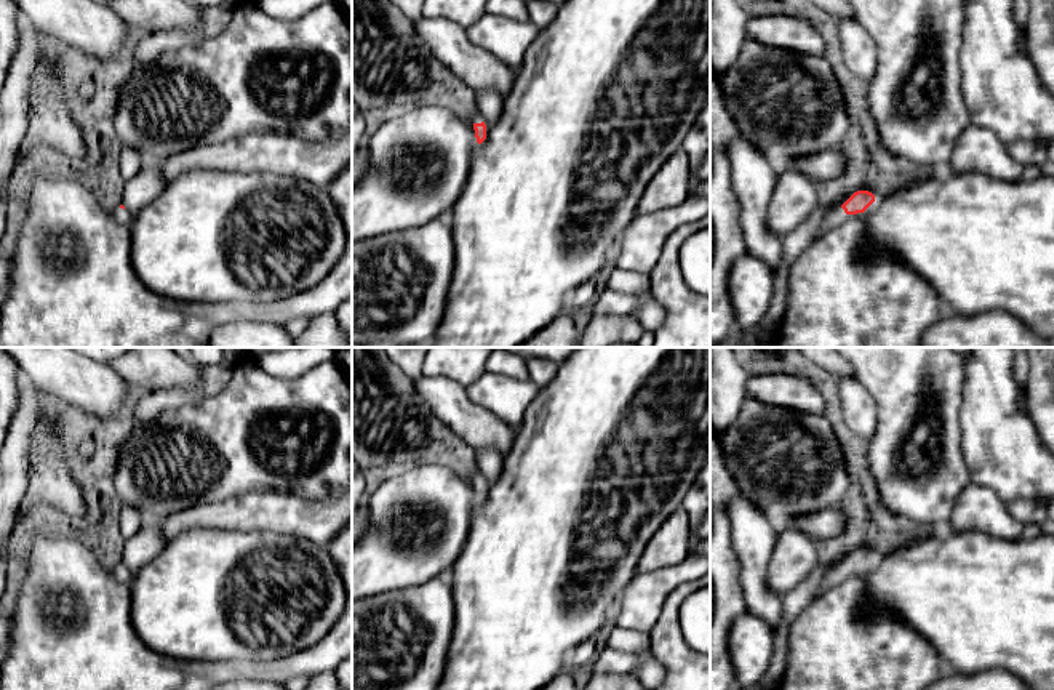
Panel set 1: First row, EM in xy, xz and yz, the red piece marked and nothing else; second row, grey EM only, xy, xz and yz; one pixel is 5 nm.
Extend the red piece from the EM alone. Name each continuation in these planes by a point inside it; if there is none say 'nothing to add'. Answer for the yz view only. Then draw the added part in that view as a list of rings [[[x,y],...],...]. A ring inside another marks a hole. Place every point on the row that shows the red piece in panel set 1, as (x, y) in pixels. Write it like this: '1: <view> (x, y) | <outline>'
1: yz (837, 216) | [[[835,208],[833,211],[830,211],[824,221],[822,221],[822,226],[820,226],[820,231],[819,231],[819,237],[824,237],[827,232],[830,232],[833,227],[836,227],[838,224],[841,224],[846,218],[846,213],[843,208]]]

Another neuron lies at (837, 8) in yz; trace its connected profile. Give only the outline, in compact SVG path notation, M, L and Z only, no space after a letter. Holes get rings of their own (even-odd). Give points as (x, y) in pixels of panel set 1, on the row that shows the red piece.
M808 0L808 2L819 6L835 19L854 18L852 6L846 0Z

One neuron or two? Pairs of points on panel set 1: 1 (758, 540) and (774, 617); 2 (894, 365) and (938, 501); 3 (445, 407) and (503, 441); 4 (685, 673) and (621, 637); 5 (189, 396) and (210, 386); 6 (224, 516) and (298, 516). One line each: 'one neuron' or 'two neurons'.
1: one neuron
2: one neuron
3: one neuron
4: two neurons
5: one neuron
6: one neuron

